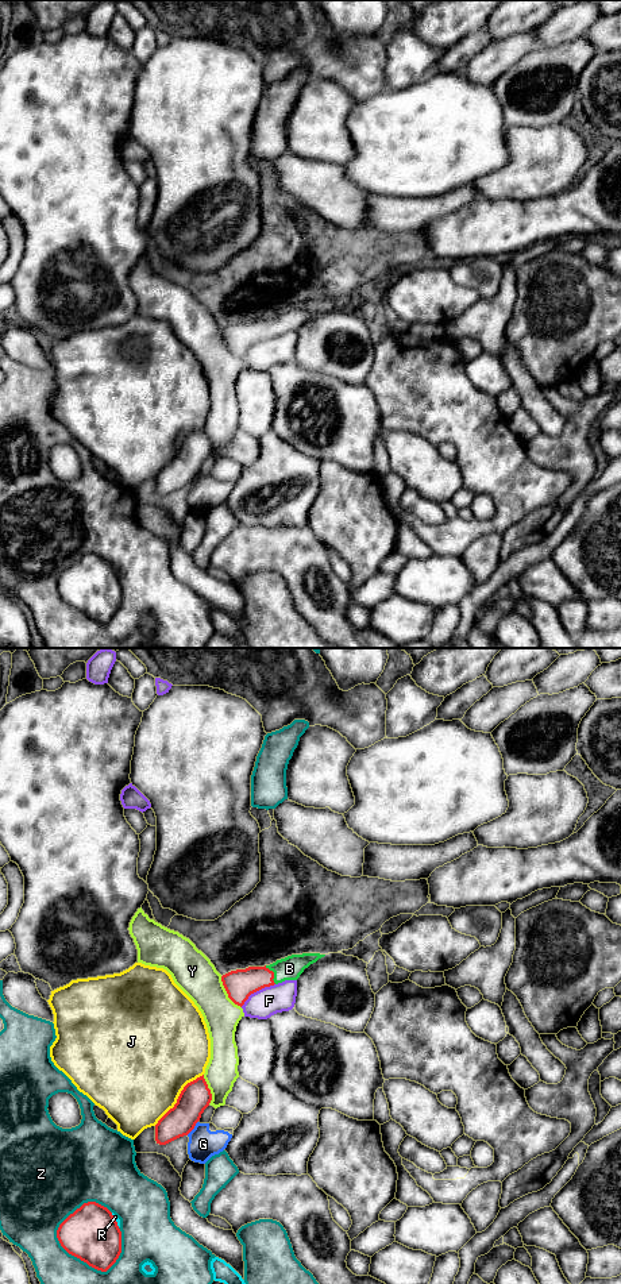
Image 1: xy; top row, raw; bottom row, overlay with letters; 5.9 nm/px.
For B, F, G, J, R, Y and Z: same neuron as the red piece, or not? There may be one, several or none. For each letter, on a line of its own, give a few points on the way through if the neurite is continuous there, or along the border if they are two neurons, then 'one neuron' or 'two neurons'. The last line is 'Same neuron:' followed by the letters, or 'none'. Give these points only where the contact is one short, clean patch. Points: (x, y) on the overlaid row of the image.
B: runs through xy (239, 984), (273, 974), (289, 968); one neuron
F: border along xy (274, 983), (254, 991), (240, 1006); two neurons
G: two neurons
J: two neurons
R: two neurons
Y: two neurons
Z: two neurons
Same neuron: B

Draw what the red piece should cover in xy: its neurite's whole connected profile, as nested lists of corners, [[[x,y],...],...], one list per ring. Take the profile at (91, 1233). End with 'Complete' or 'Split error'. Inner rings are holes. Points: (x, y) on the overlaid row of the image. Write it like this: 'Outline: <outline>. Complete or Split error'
Outline: [[[88,1202],[70,1214],[58,1227],[57,1238],[72,1256],[89,1266],[107,1272],[122,1253],[122,1231],[112,1212]]]. Complete

